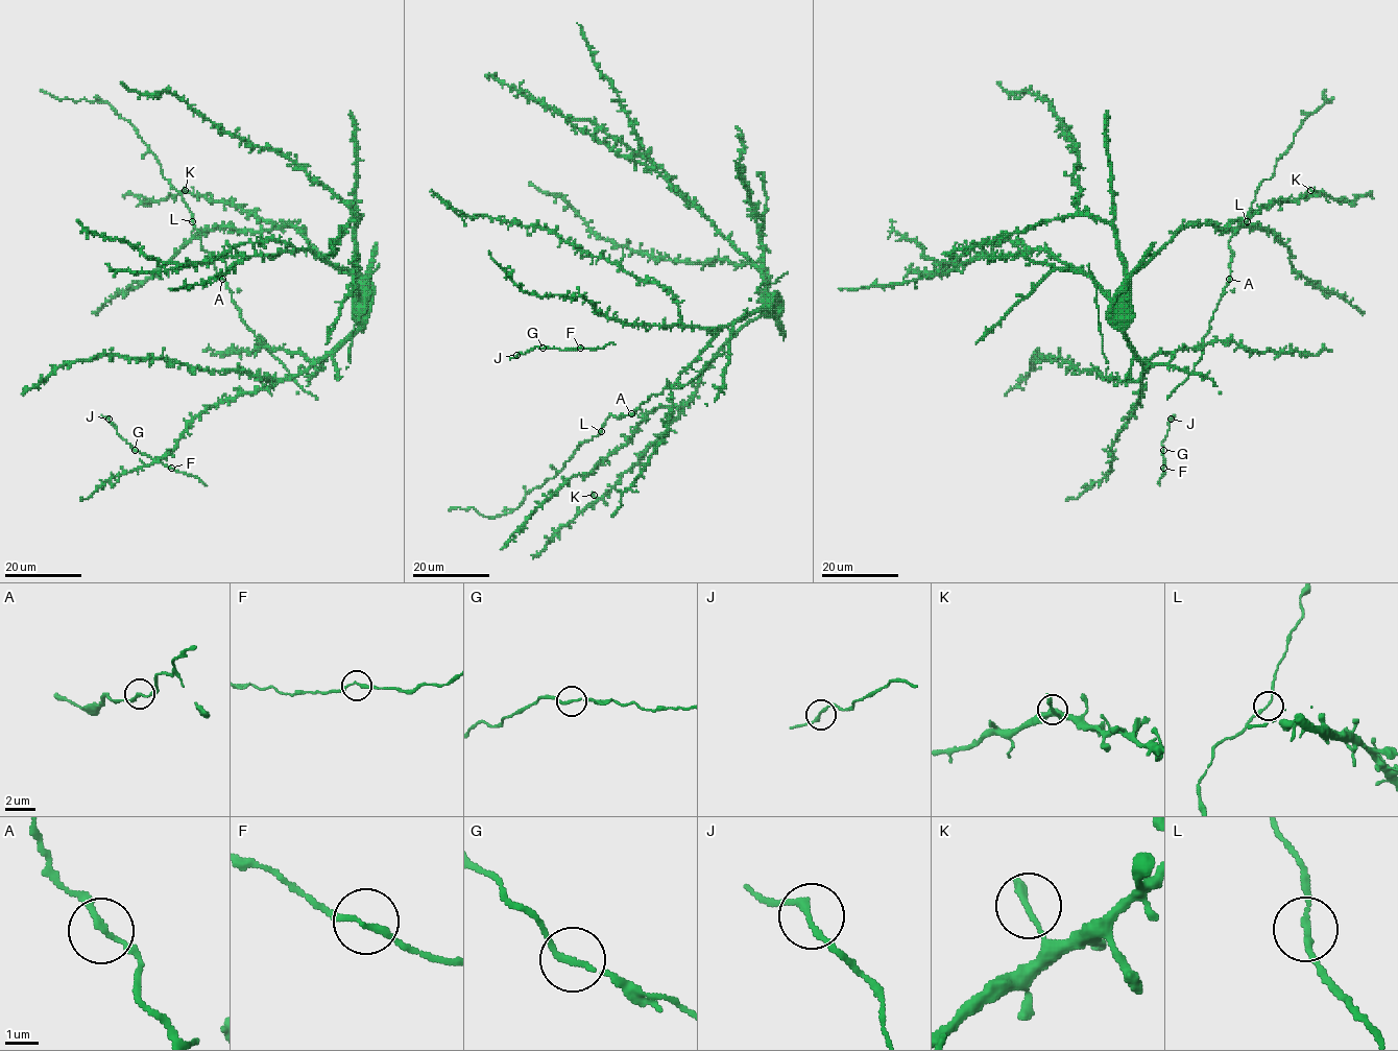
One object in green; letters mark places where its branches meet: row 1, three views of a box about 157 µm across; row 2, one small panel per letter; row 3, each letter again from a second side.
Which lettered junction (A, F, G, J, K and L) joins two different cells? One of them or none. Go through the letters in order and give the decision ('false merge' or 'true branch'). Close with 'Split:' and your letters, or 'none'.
A: true branch
F: true branch
G: true branch
J: true branch
K: true branch
L: true branch
Split: none

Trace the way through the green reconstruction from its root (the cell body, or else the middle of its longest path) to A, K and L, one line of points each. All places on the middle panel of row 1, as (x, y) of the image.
A: (727, 327), (720, 331), (670, 387), (654, 393), (631, 413)
K: (727, 327), (766, 309), (705, 365), (696, 395), (647, 452), (608, 492), (597, 499), (594, 495)
L: (727, 327), (720, 331), (670, 387), (654, 393), (632, 414), (622, 413), (617, 417), (609, 413), (601, 431)

